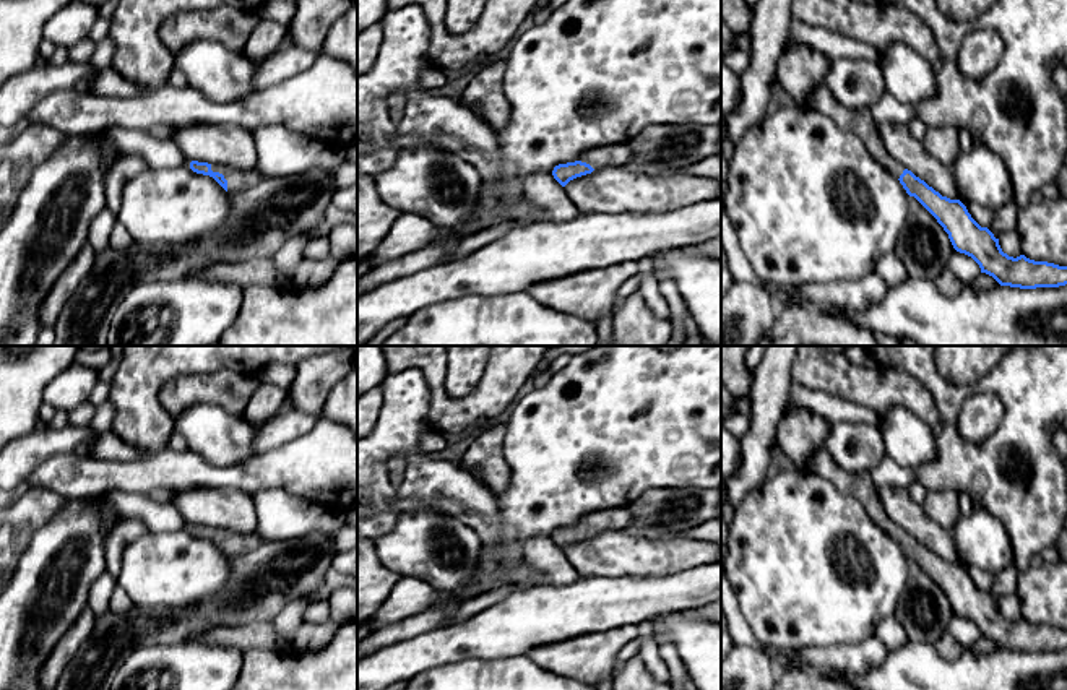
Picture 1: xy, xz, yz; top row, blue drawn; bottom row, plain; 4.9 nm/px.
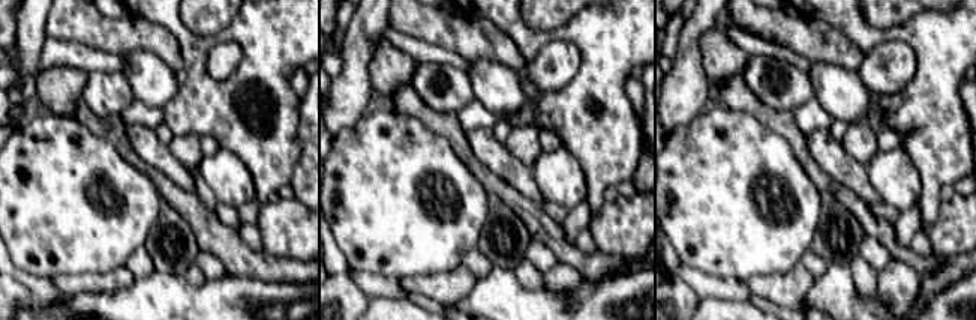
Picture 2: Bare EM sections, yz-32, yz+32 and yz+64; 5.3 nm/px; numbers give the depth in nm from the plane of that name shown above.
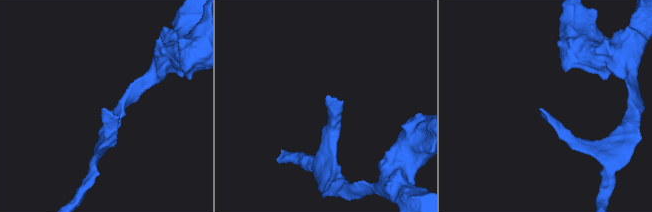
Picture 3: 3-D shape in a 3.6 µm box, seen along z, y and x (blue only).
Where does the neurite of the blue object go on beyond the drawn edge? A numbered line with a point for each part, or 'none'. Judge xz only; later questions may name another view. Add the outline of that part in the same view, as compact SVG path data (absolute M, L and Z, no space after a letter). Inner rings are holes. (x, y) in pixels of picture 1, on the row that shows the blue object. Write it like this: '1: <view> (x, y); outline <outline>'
1: xz (613, 155); outline M629 143L607 144L585 151L578 161L590 164L593 169L606 166L625 166L632 157Z

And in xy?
1: xy (237, 181); outline M211 164L211 170L224 175L229 193L244 192L253 187L263 177L258 166L253 170L237 170L226 166Z

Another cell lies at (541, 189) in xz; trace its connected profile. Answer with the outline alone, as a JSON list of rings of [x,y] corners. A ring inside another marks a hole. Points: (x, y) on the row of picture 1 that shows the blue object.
[[[552,172],[529,174],[525,179],[525,196],[539,214],[516,219],[520,226],[570,221],[580,214],[565,187],[554,179]]]

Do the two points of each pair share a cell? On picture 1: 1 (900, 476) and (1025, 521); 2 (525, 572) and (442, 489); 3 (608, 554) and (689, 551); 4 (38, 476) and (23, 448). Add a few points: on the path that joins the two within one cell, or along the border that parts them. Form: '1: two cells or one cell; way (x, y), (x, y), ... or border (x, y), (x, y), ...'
1: two cells; border (915, 471), (918, 478)
2: one cell; way (497, 570), (489, 562), (489, 531), (470, 512)
3: one cell; way (627, 554), (669, 554)
4: two cells; border (69, 452), (47, 457), (23, 482)

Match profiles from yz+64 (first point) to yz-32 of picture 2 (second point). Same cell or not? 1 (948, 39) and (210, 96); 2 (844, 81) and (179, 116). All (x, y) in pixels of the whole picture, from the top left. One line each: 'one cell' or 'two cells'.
1: one cell
2: two cells

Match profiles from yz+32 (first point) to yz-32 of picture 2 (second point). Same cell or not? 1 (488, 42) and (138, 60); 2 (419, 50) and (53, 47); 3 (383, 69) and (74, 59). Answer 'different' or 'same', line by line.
1: different
2: same
3: different

